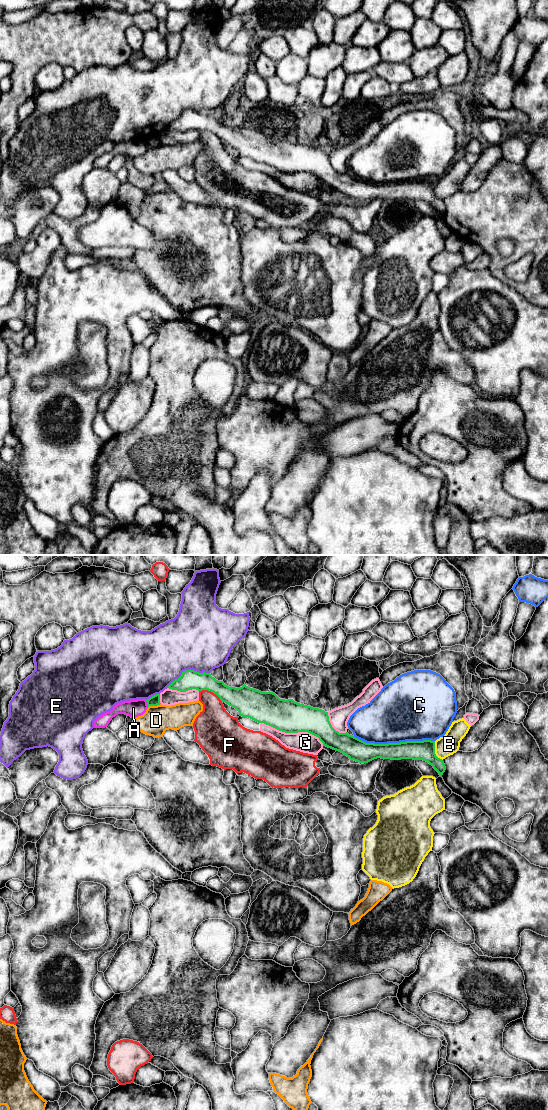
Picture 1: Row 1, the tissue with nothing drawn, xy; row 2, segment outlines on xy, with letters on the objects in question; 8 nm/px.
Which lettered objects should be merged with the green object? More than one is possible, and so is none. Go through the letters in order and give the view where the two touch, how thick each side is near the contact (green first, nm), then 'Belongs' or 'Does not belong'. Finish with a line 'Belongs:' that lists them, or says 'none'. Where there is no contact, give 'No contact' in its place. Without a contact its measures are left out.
A: Touches green in xy. Thickness 80 nm (green) against 140 nm. Does not belong
B: Touches green in xy. Thickness 160 nm (green) against 160 nm. Does not belong
C: Touches green in xy. Thickness 160 nm (green) against 460 nm. Does not belong
D: Touches green in xy. Thickness 80 nm (green) against 220 nm. Does not belong
E: Touches green in xy. Thickness 160 nm (green) against 480 nm. Does not belong
F: Touches green in xy. Thickness 180 nm (green) against 280 nm. Does not belong
G: Touches green in xy. Thickness 260 nm (green) against 160 nm. Does not belong
Belongs: none

